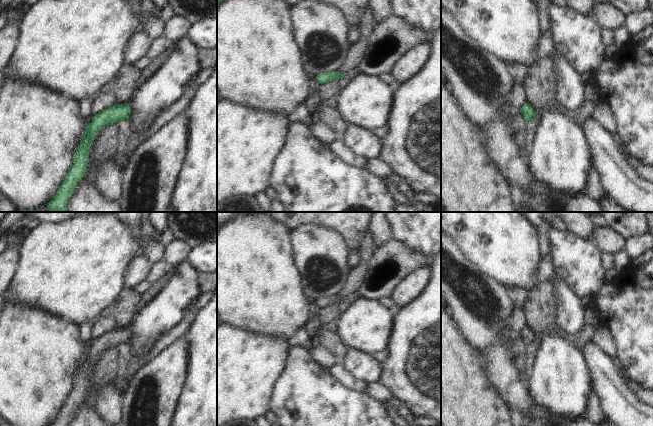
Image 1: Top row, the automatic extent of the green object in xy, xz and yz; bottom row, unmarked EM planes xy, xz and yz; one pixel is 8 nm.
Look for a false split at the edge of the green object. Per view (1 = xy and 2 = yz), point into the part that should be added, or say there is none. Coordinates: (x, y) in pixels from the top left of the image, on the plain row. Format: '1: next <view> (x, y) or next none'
1: next none
2: next none

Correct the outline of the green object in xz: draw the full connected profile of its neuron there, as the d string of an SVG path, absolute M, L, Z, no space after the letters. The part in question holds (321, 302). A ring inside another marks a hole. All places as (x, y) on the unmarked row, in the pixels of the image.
M333 295L329 297L320 297L315 302L318 307L324 308L330 305L339 304L340 302L344 301L347 297L340 297L339 295Z

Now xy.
M129 327L115 328L95 339L92 346L86 351L85 358L78 370L73 382L72 390L61 410L50 426L68 426L77 407L86 401L89 373L100 353L112 347L129 344L131 333Z

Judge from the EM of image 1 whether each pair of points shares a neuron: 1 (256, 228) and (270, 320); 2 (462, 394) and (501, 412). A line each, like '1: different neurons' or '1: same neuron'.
1: same neuron
2: same neuron

